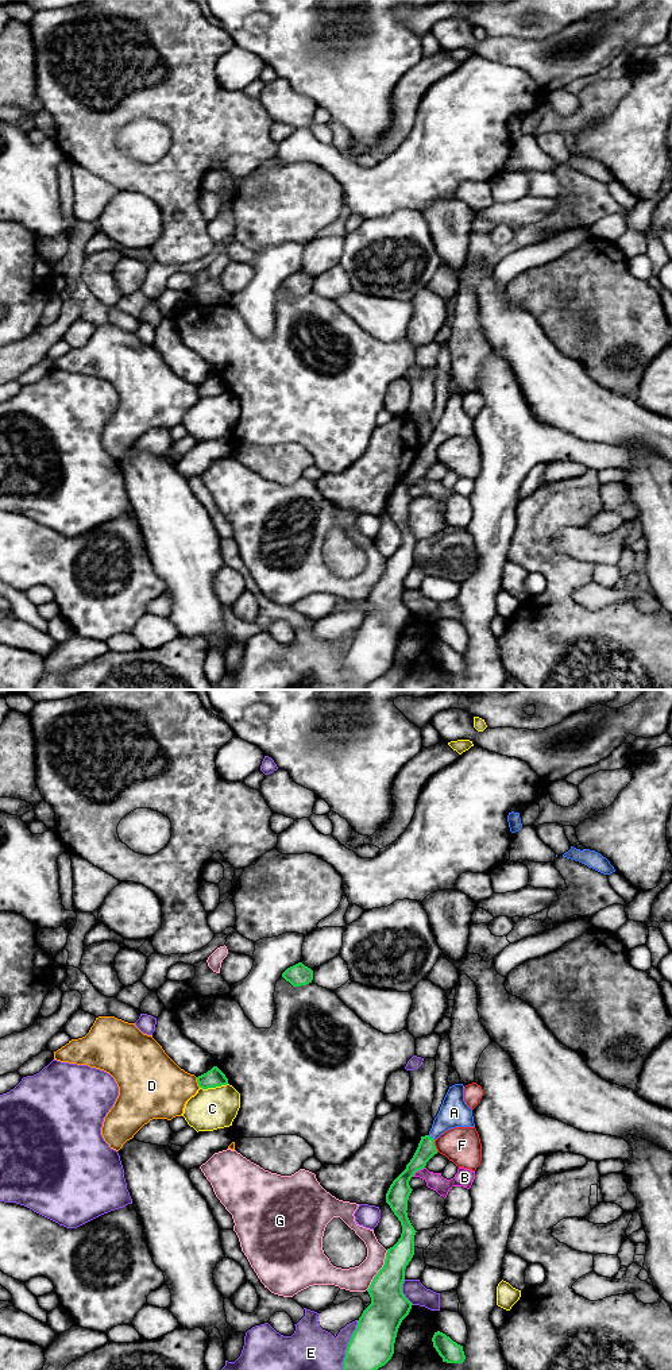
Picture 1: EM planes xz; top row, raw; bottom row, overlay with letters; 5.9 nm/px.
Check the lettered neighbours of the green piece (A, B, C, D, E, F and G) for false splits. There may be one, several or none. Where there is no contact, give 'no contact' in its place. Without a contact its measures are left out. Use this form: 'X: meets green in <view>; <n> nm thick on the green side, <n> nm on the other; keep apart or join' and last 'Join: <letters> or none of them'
A: meets green in xz; 110 nm thick on the green side, 180 nm on the other; join
B: meets green in xz; 140 nm thick on the green side, 100 nm on the other; keep apart
C: meets green in xz; 110 nm thick on the green side, 240 nm on the other; keep apart
D: meets green in xz; 110 nm thick on the green side, 360 nm on the other; keep apart
E: meets green in xz; 280 nm thick on the green side, 260 nm on the other; keep apart
F: meets green in xz; 110 nm thick on the green side, 220 nm on the other; keep apart
G: meets green in xz; 220 nm thick on the green side, 150 nm on the other; keep apart
Join: A

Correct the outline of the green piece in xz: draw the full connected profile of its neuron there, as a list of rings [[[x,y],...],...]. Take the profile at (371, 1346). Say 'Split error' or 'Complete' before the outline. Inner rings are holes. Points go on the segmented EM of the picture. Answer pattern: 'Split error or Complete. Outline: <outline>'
Split error. Outline: [[[455,1084],[449,1087],[440,1111],[433,1120],[432,1128],[428,1135],[421,1136],[418,1147],[406,1165],[406,1169],[393,1181],[387,1193],[386,1203],[390,1205],[394,1215],[398,1217],[402,1226],[402,1234],[398,1242],[387,1249],[386,1259],[383,1267],[374,1277],[370,1288],[367,1289],[371,1304],[363,1311],[358,1320],[356,1330],[354,1331],[343,1362],[343,1370],[378,1370],[385,1366],[394,1354],[394,1343],[397,1338],[398,1328],[402,1320],[409,1315],[412,1309],[412,1303],[402,1293],[402,1284],[405,1281],[405,1269],[414,1255],[414,1235],[416,1230],[408,1217],[408,1200],[412,1193],[409,1185],[410,1178],[416,1172],[424,1169],[426,1162],[437,1154],[435,1141],[445,1131],[455,1127],[474,1127],[472,1109],[464,1101],[464,1085]]]

